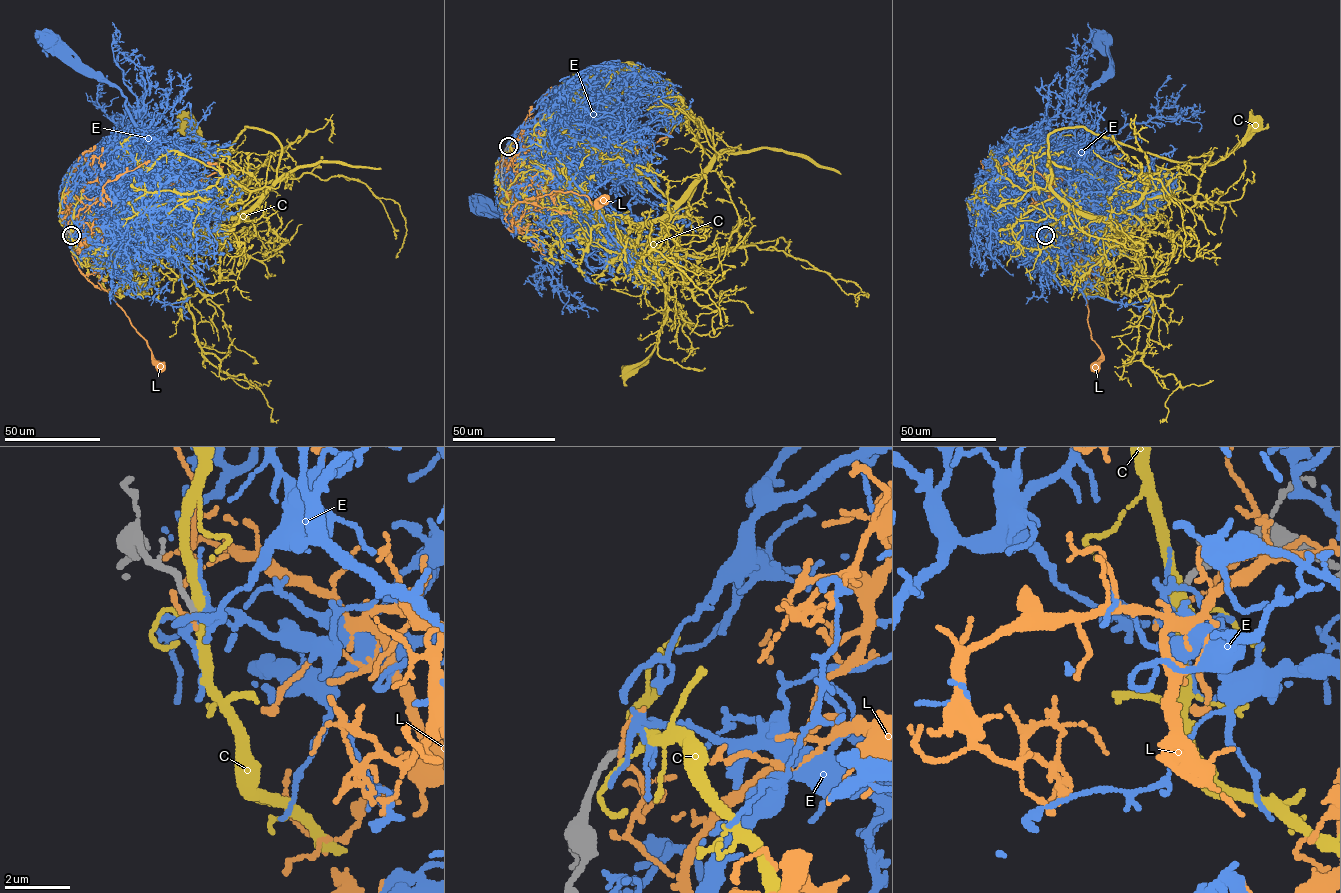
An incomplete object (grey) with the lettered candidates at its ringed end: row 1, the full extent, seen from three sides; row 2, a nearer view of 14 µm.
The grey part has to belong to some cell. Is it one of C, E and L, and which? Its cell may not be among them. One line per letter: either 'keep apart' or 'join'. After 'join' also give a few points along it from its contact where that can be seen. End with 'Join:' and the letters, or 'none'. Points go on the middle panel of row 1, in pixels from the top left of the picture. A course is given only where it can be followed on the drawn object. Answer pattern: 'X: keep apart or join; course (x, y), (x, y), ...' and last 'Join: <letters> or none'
C: keep apart
E: keep apart
L: keep apart
Join: none

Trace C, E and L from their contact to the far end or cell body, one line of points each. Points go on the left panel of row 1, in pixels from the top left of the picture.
C: (71, 234), (114, 265), (244, 214), (273, 185), (281, 144), (269, 133), (246, 127), (218, 164), (183, 123)
E: (71, 235), (80, 236), (97, 224), (100, 213), (123, 205), (139, 160), (140, 132), (123, 93), (49, 38)
L: (71, 235), (68, 204), (78, 197), (81, 222), (98, 240), (99, 284), (160, 366)

